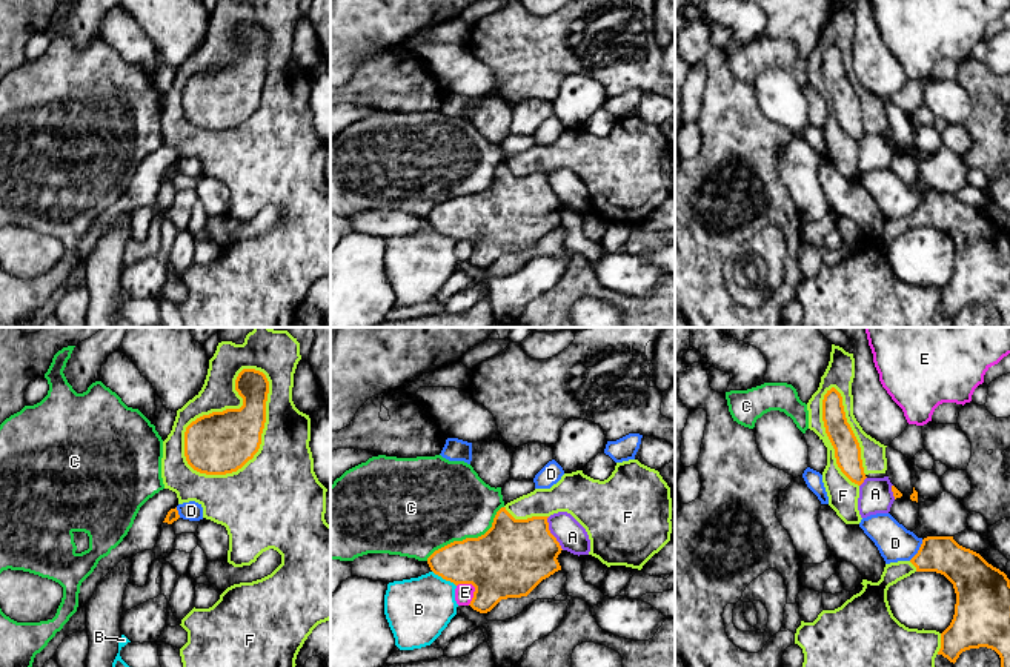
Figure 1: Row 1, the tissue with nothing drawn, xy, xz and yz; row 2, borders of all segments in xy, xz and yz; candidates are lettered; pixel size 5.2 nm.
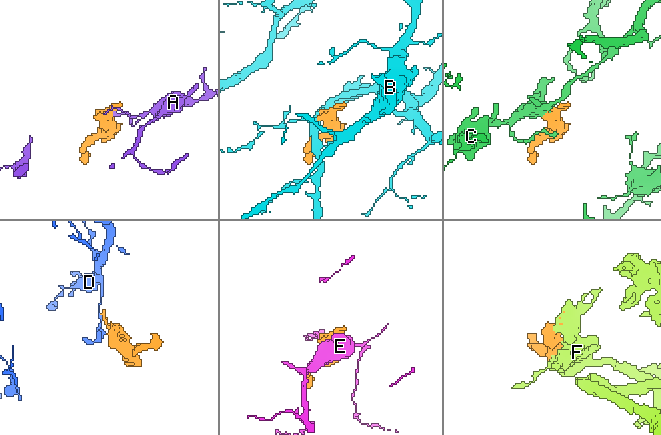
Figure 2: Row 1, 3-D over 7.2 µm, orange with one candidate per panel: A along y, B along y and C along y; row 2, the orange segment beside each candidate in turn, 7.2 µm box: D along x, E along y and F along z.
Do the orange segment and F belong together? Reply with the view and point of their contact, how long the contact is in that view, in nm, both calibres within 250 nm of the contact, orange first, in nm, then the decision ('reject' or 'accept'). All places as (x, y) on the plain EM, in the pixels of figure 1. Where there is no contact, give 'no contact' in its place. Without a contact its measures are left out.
meets orange in xy at (260, 99); contact 650 nm long; 320 nm thick on the orange side, 400 nm on the other; accept

